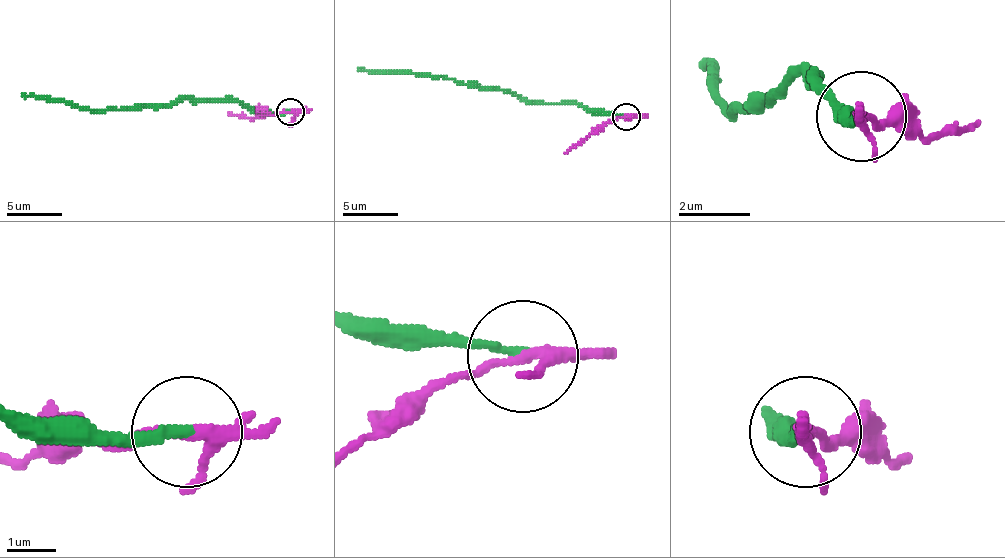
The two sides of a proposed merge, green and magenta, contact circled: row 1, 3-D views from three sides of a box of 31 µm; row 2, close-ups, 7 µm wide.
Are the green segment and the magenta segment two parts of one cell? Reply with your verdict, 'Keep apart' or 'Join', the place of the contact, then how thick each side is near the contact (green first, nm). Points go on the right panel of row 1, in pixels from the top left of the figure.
Keep apart. Place: (861, 116). Thickness 200 nm (green) against 190 nm

